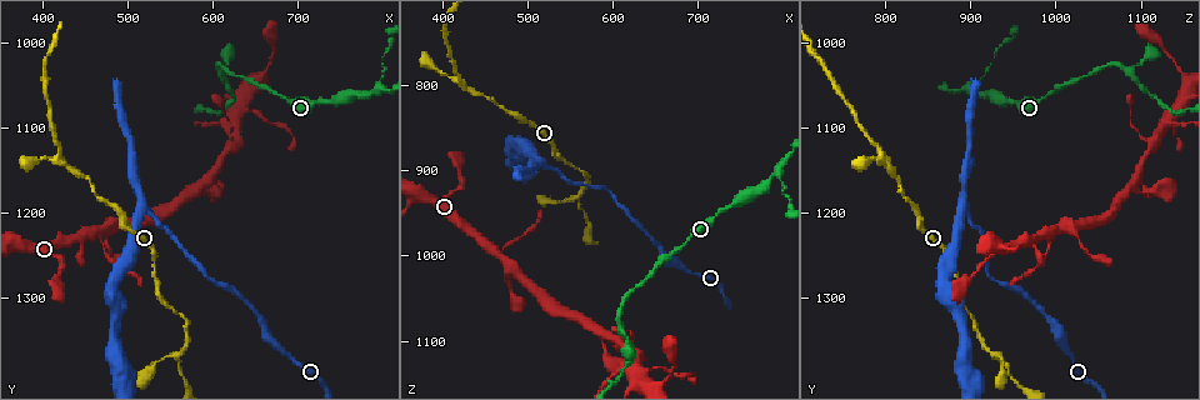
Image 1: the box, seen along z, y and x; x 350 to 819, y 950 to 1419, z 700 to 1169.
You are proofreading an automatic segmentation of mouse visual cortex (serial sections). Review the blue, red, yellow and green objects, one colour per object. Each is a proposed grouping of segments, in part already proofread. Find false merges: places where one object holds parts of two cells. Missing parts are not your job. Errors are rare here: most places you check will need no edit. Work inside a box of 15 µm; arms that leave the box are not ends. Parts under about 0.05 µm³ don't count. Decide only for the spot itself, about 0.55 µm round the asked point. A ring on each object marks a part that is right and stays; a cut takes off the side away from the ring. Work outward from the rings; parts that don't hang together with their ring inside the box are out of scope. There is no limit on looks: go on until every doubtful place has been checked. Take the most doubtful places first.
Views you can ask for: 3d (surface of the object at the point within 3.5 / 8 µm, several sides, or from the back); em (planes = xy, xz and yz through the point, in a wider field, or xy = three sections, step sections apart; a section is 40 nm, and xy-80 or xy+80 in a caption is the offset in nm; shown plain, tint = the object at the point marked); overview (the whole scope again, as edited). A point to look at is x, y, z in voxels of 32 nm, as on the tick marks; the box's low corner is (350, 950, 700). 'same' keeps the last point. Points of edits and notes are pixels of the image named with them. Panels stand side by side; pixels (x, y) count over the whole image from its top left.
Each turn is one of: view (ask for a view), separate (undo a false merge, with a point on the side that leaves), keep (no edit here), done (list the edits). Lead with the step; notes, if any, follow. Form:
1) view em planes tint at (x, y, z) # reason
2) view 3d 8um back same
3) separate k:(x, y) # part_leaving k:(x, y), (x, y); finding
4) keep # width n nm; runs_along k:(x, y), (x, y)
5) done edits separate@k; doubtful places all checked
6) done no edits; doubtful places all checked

view 3d 8um at (425, 1145, 805) # arms part here

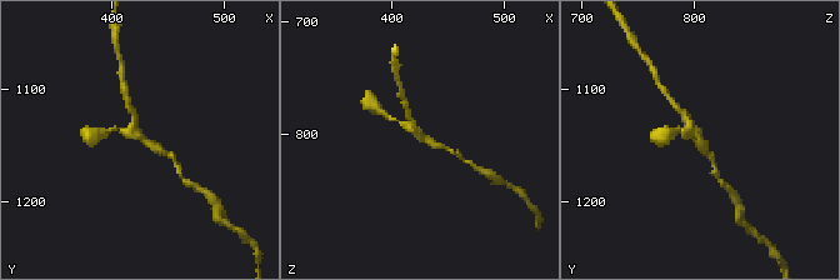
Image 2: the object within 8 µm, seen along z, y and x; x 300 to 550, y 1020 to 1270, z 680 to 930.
view 3d 3.5um at (428, 1144, 804)

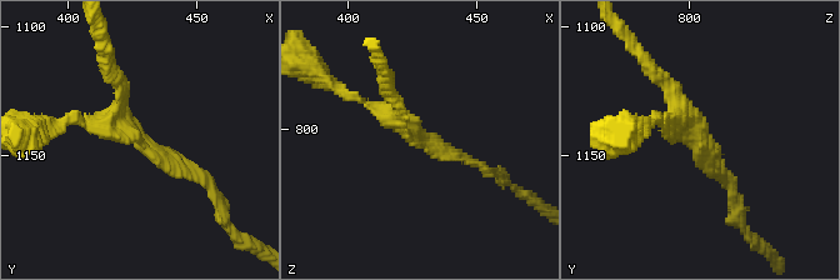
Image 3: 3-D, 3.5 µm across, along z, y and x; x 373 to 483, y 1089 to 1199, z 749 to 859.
keep # runs_along 3:(199, 175), (141, 144), (110, 75); all the same cell

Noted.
view 3d 8um back at (520, 1195, 890) # a fork

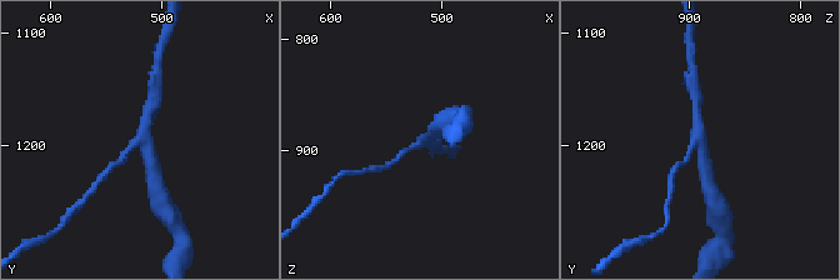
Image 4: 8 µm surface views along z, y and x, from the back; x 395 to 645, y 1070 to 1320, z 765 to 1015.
view em xy step 3 tint at (518, 1196, 890) # arms 3; arm_widths 150, 250, 400 nm

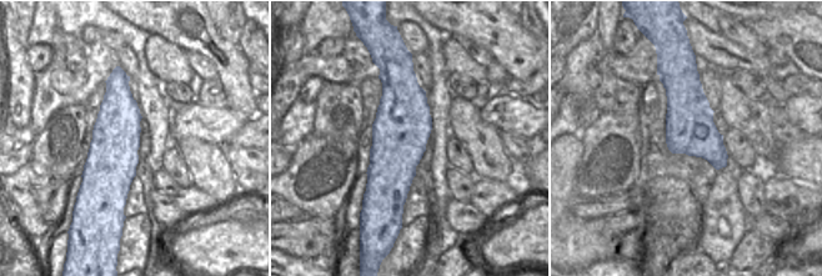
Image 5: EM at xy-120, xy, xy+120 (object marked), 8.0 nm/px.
keep # width 460 nm; runs_along 4:(398, 156), (433, 135); continuous, no second cell

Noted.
view 3d 8um at (460, 1220, 1000) # sharp bend

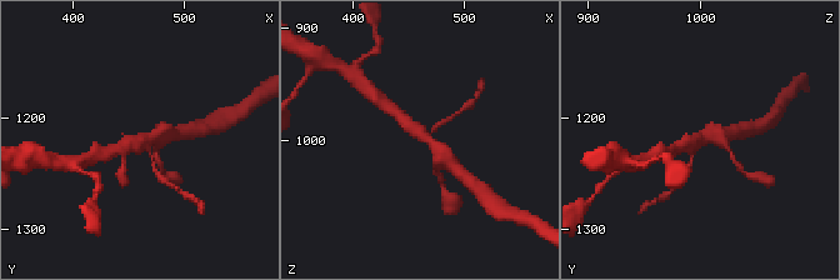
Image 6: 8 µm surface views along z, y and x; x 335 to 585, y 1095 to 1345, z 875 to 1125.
view 3d 3.5um at (464, 1220, 996) # zoom in

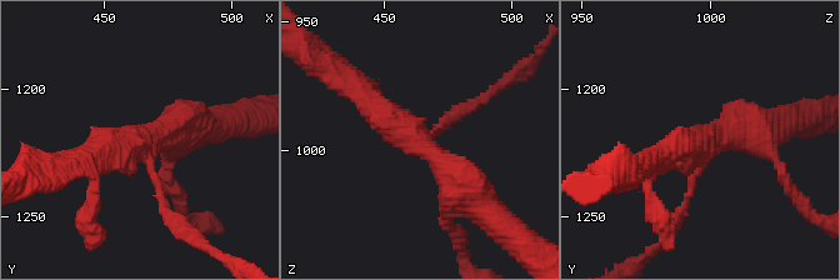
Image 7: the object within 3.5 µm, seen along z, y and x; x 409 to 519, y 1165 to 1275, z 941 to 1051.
view em xy step 3 tint at (463, 1222, 996)

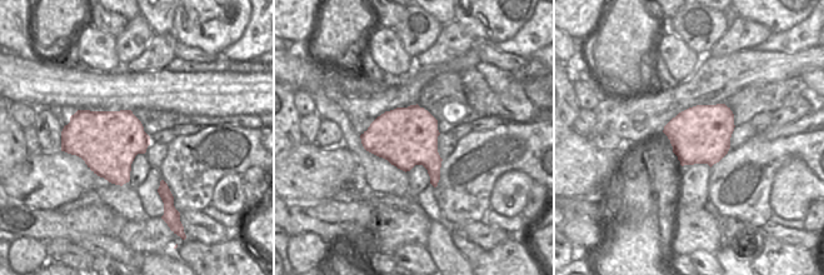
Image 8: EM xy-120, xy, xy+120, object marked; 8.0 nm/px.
keep # arms 3; arm_widths 100, 300, 450 nm; runs_along 7:(353, 88), (436, 158), (475, 199); all the same cell

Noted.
view 3d 3.5um at (555, 1365, 930) # three-way junction

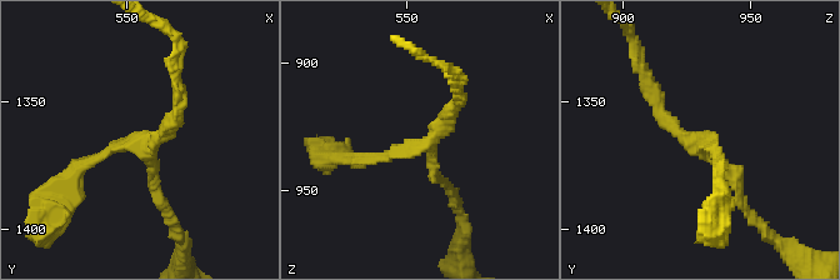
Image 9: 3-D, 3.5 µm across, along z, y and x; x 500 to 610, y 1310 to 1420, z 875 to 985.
view em xy step 1 tint at (560, 1368, 930) # arms 3; arm_widths 150, 150, 150 nm

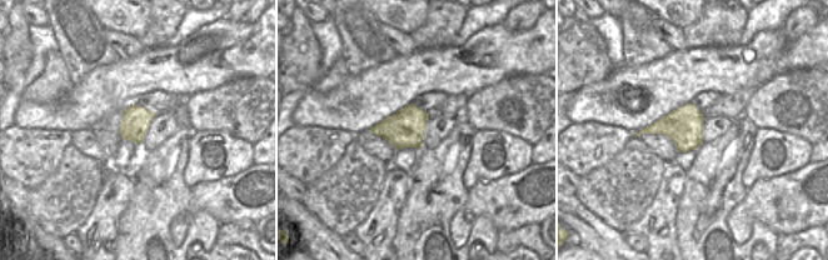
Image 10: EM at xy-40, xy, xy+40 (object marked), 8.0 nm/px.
keep # width 300 nm; runs_along 9:(461, 96), (430, 141), (358, 160); one cell here

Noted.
done no edits; doubtful places all checked

